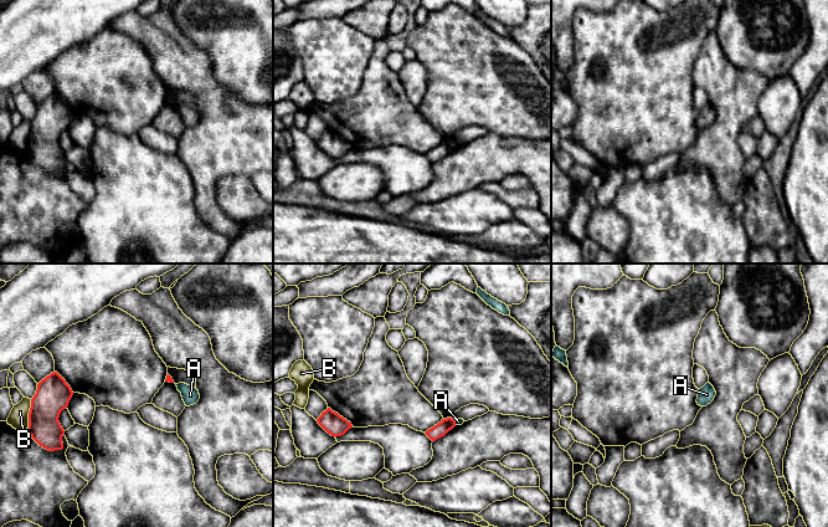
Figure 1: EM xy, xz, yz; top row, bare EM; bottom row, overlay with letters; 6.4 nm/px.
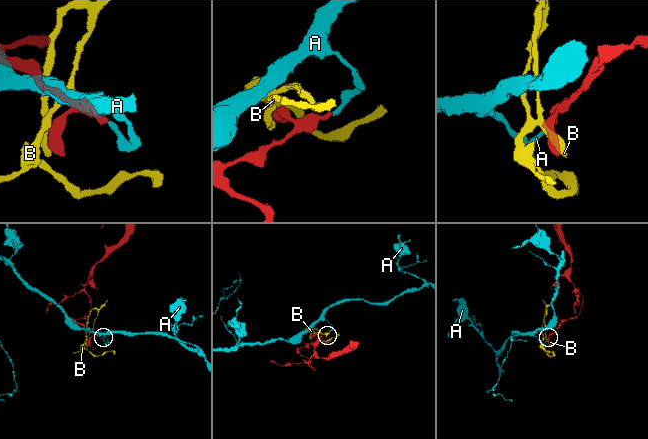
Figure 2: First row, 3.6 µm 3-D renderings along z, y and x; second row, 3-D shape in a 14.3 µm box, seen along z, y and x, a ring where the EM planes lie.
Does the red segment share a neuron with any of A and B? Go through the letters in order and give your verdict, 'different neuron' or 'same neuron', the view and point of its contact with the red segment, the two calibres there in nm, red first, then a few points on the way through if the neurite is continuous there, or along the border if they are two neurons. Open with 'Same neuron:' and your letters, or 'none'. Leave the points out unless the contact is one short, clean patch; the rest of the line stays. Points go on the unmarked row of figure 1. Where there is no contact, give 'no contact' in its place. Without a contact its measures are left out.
Same neuron: none
A: different neuron; contact xz (454, 144); calibres 90 and 50 nm; border xz (454, 142), (456, 146)
B: different neuron; contact xy (29, 136); calibres 220 and 130 nm; border xy (31, 121), (27, 149)

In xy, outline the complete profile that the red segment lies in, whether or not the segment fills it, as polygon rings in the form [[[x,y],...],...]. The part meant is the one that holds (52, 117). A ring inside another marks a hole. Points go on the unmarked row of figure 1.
[[[53,93],[37,106],[29,134],[29,155],[48,173],[62,172],[65,152],[58,139],[73,117],[71,108]]]

